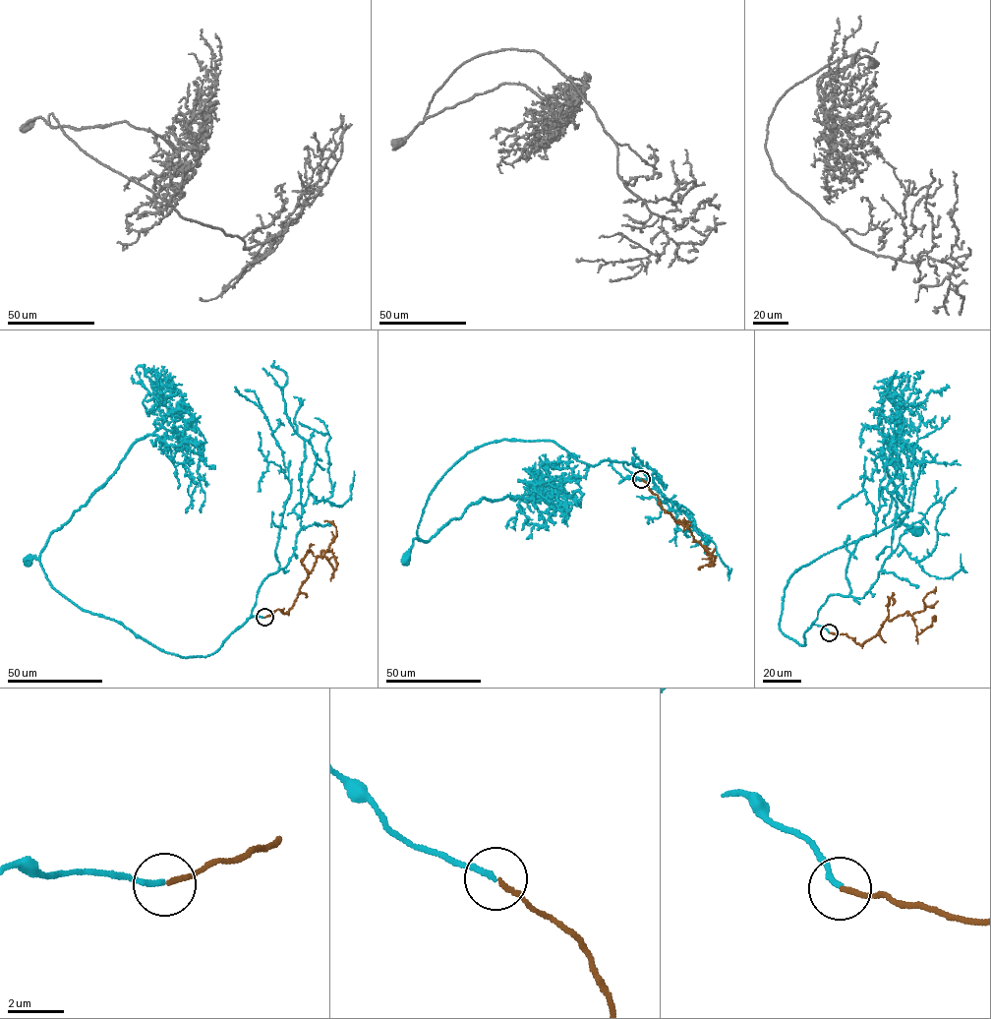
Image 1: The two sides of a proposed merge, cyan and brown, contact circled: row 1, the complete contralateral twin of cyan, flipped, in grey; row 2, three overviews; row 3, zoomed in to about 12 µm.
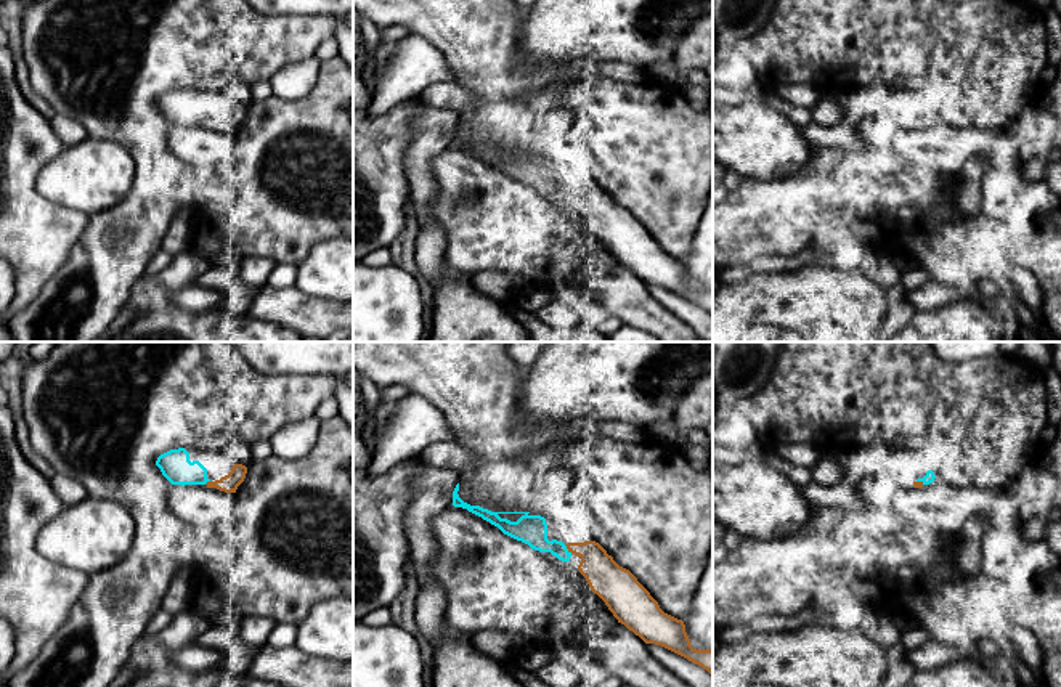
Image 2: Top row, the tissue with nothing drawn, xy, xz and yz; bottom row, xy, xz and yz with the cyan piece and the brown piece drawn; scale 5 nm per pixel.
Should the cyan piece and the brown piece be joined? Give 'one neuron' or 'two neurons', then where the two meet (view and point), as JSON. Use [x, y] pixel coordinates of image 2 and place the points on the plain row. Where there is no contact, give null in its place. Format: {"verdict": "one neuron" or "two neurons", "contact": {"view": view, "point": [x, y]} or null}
{"verdict": "one neuron", "contact": {"view": "xz", "point": [567, 190]}}

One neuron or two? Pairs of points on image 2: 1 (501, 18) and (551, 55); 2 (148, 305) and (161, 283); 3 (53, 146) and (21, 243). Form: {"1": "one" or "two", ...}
{"1": "two", "2": "one", "3": "one"}

